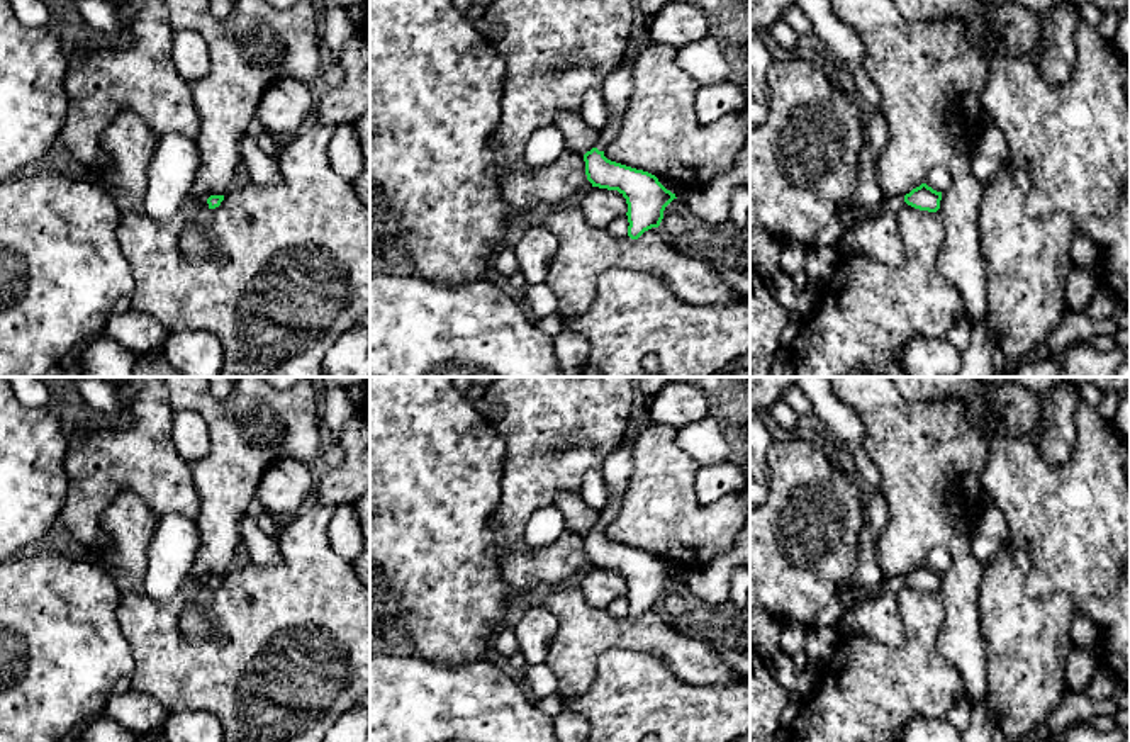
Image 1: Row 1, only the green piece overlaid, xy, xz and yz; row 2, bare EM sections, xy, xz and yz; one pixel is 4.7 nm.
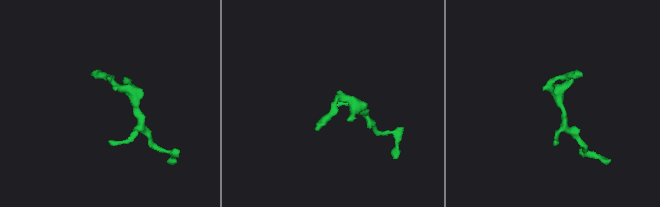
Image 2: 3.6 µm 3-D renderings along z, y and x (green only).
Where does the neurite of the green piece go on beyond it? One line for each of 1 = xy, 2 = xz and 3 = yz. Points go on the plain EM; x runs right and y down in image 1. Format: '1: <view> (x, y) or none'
1: none
2: xz (616, 471)
3: yz (895, 584)

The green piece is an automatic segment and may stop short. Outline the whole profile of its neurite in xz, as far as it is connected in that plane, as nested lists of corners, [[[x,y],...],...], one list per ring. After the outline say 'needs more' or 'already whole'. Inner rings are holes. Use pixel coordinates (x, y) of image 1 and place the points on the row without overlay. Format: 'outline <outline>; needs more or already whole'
outline [[[628,426],[621,445],[604,462],[601,474],[607,489],[607,503],[601,509],[597,526],[584,535],[585,555],[592,567],[618,571],[626,579],[628,616],[631,620],[638,620],[645,611],[658,608],[665,587],[677,579],[655,555],[604,537],[604,530],[621,513],[629,487],[638,435],[633,426]]]; needs more

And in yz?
outline [[[921,564],[920,567],[913,569],[909,574],[882,579],[882,582],[870,591],[869,594],[864,594],[857,599],[853,606],[850,606],[845,613],[848,616],[855,608],[859,608],[864,601],[872,599],[879,596],[884,591],[899,593],[904,584],[928,593],[937,593],[940,589],[942,572],[933,571],[926,564]]]; needs more

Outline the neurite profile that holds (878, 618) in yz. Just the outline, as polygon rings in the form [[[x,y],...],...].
[[[884,591],[864,601],[843,620],[842,640],[867,637],[887,647],[903,647],[904,625],[899,615],[898,593]]]

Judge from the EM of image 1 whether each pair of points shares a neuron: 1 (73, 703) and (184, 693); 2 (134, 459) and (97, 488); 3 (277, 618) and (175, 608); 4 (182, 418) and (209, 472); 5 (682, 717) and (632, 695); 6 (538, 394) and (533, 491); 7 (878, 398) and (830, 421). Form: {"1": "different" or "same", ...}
{"1": "different", "2": "same", "3": "same", "4": "different", "5": "same", "6": "same", "7": "different"}

